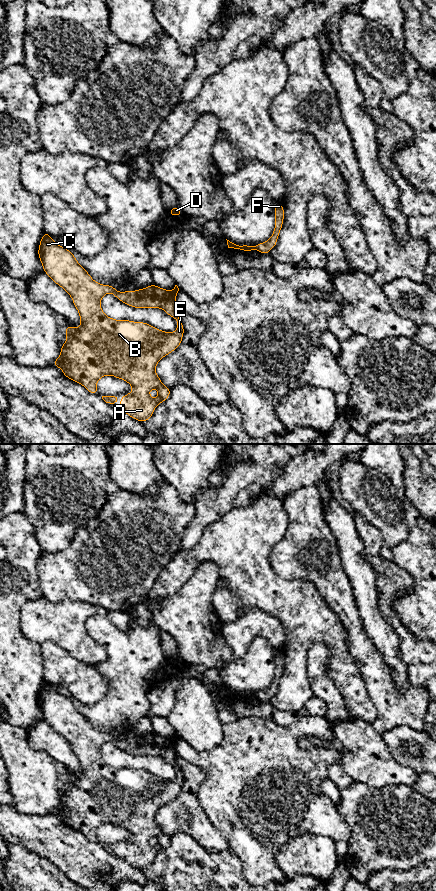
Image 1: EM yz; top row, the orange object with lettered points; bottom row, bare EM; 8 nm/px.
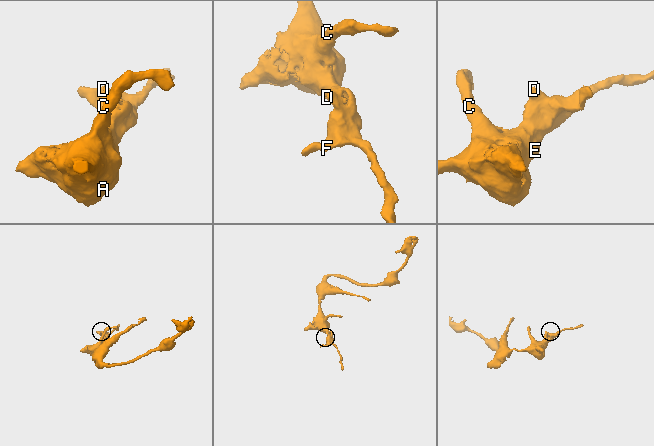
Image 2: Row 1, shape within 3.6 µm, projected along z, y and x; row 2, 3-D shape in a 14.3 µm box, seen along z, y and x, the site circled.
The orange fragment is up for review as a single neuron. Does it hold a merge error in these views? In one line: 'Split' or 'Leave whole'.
Leave whole

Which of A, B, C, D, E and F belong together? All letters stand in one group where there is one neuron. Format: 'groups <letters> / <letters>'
groups A B C D E F

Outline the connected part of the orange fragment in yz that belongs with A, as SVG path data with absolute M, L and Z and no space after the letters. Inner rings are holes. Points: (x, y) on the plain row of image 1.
M47 679L44 680L41 686L38 704L43 713L43 719L72 745L72 749L79 760L81 770L81 774L78 777L73 774L64 775L67 789L61 793L60 804L52 810L52 813L61 816L65 825L80 831L88 840L94 843L98 842L97 829L103 824L111 823L128 830L133 838L130 842L125 842L121 845L121 858L131 866L144 871L152 865L154 857L160 851L167 848L171 842L171 838L162 832L159 824L155 821L155 816L161 806L173 800L180 794L184 783L183 770L177 761L176 754L176 744L179 739L178 734L175 733L174 737L169 739L162 737L155 732L151 732L146 736L136 739L119 740L113 733L102 733L94 729L89 721L77 710L73 701L58 693ZM107 741L112 741L118 748L133 756L145 755L163 757L169 764L177 769L176 779L174 781L164 780L145 770L116 768L108 765L104 762L100 753L101 746ZM152 836L157 837L159 840L158 845L155 847L149 844L149 839Z

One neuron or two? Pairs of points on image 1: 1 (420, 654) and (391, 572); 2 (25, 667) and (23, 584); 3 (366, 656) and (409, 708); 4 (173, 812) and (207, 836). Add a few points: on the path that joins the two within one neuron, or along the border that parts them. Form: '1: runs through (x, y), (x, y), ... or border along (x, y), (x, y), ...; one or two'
1: runs through (404, 634), (387, 611), (387, 592); one
2: runs through (10, 646), (10, 605); one
3: runs through (374, 669), (377, 677), (396, 696); one
4: runs through (181, 815), (186, 815), (199, 828); one

